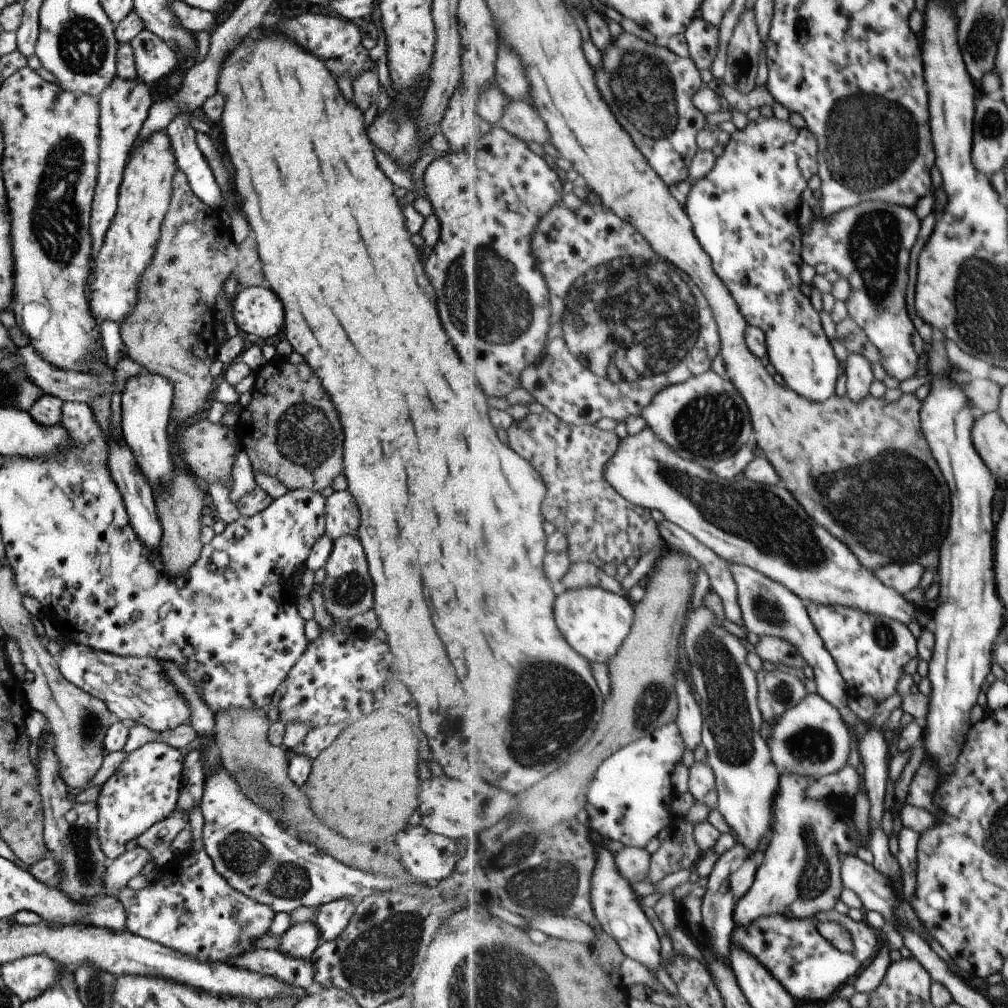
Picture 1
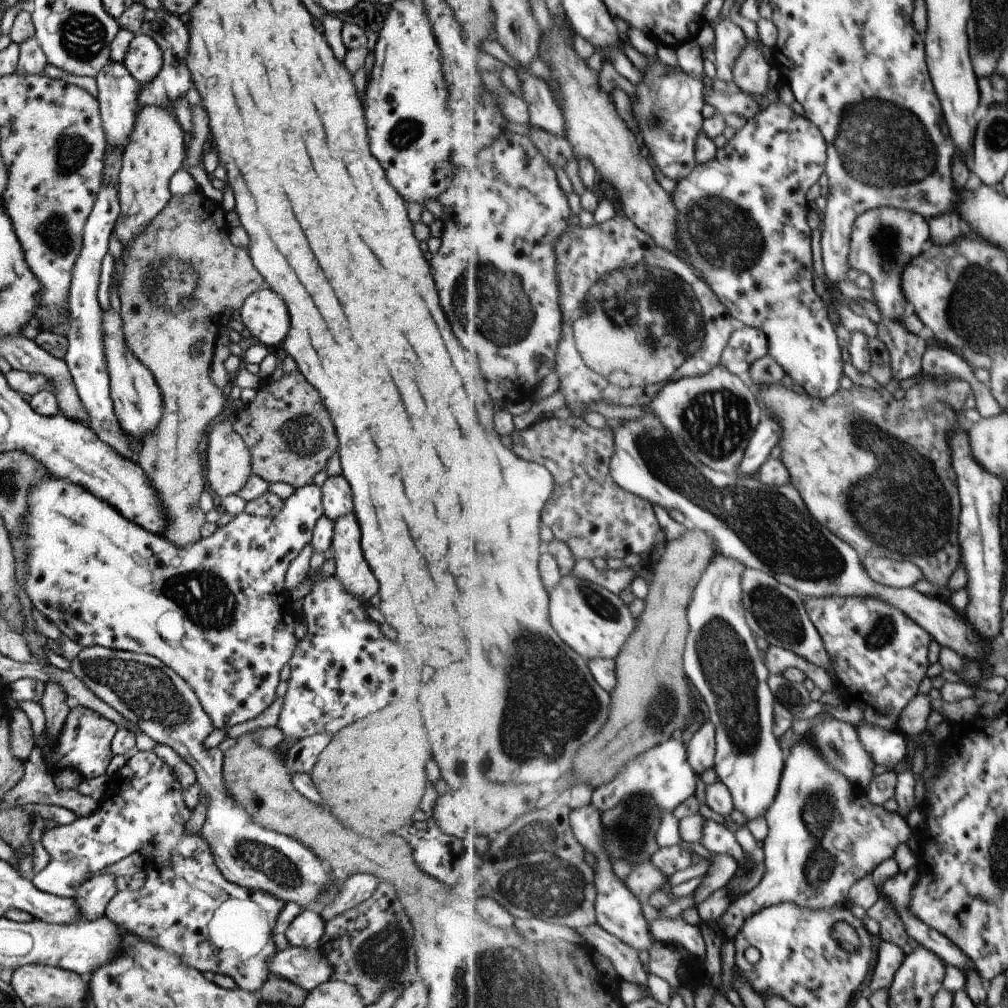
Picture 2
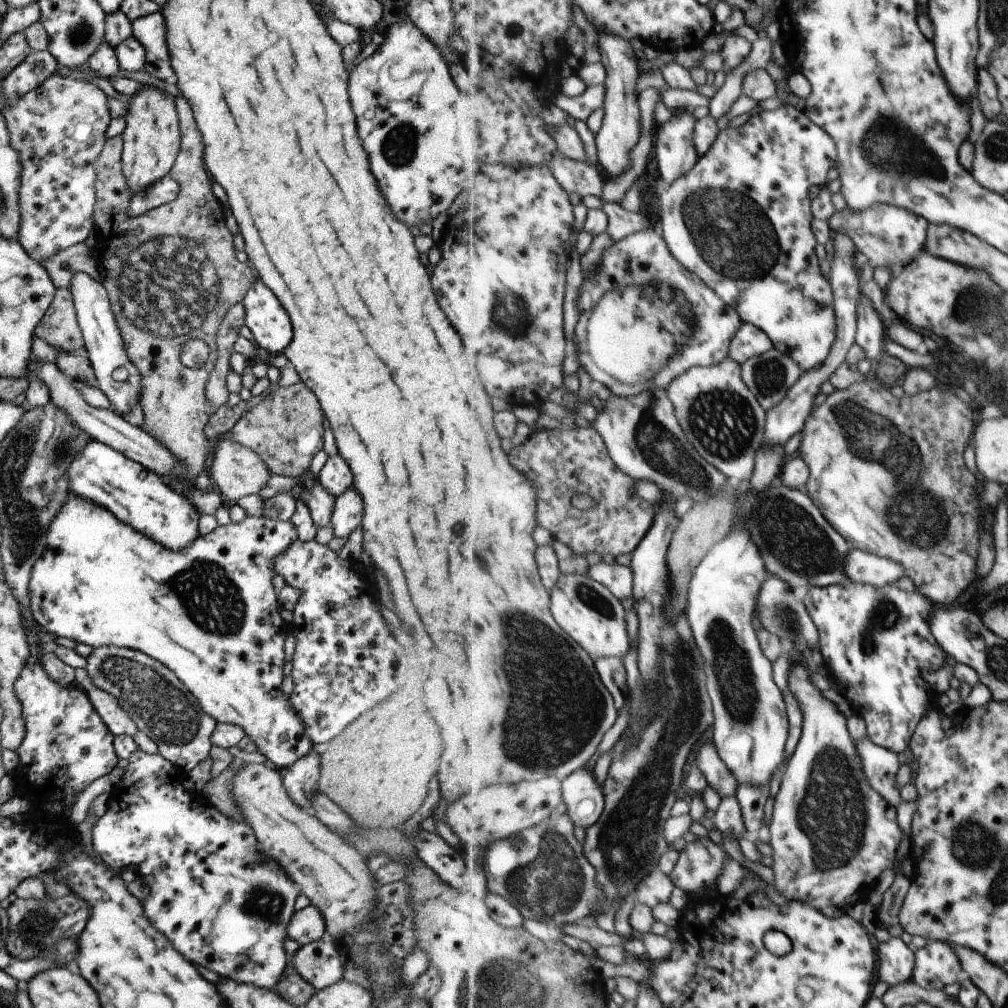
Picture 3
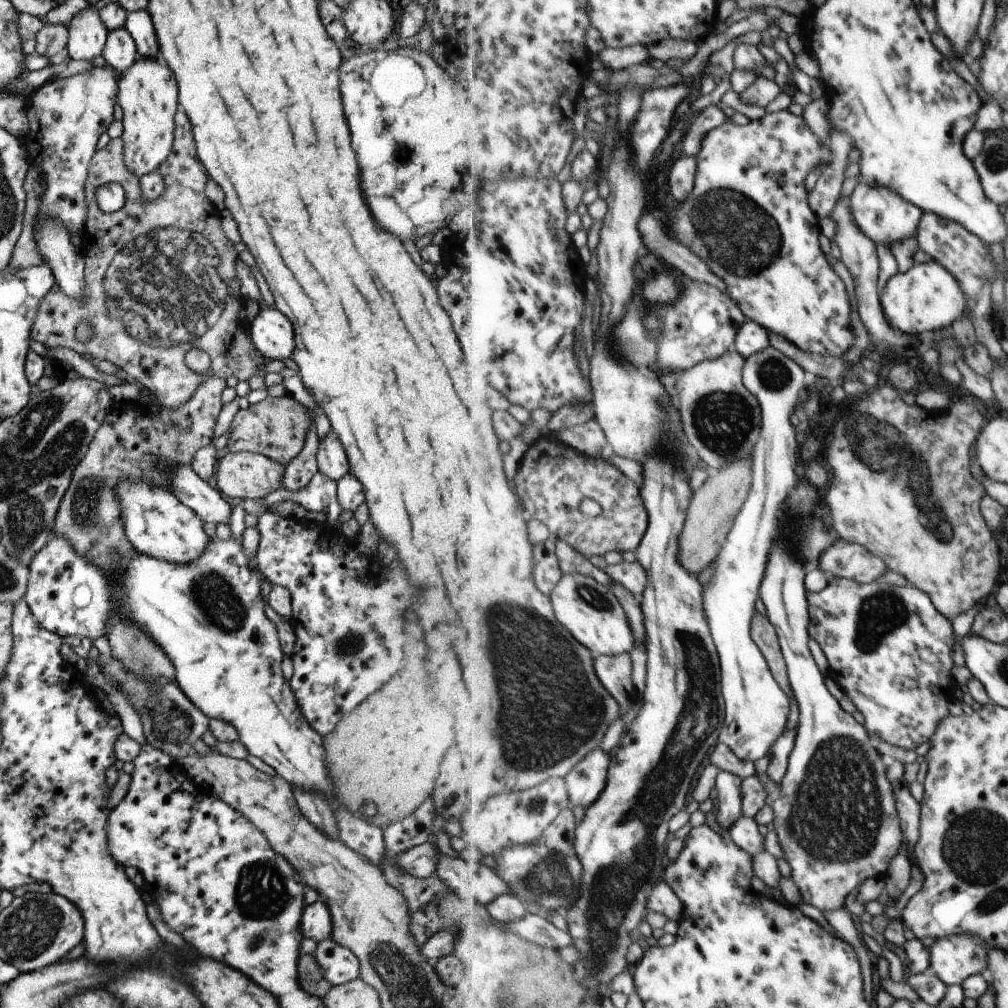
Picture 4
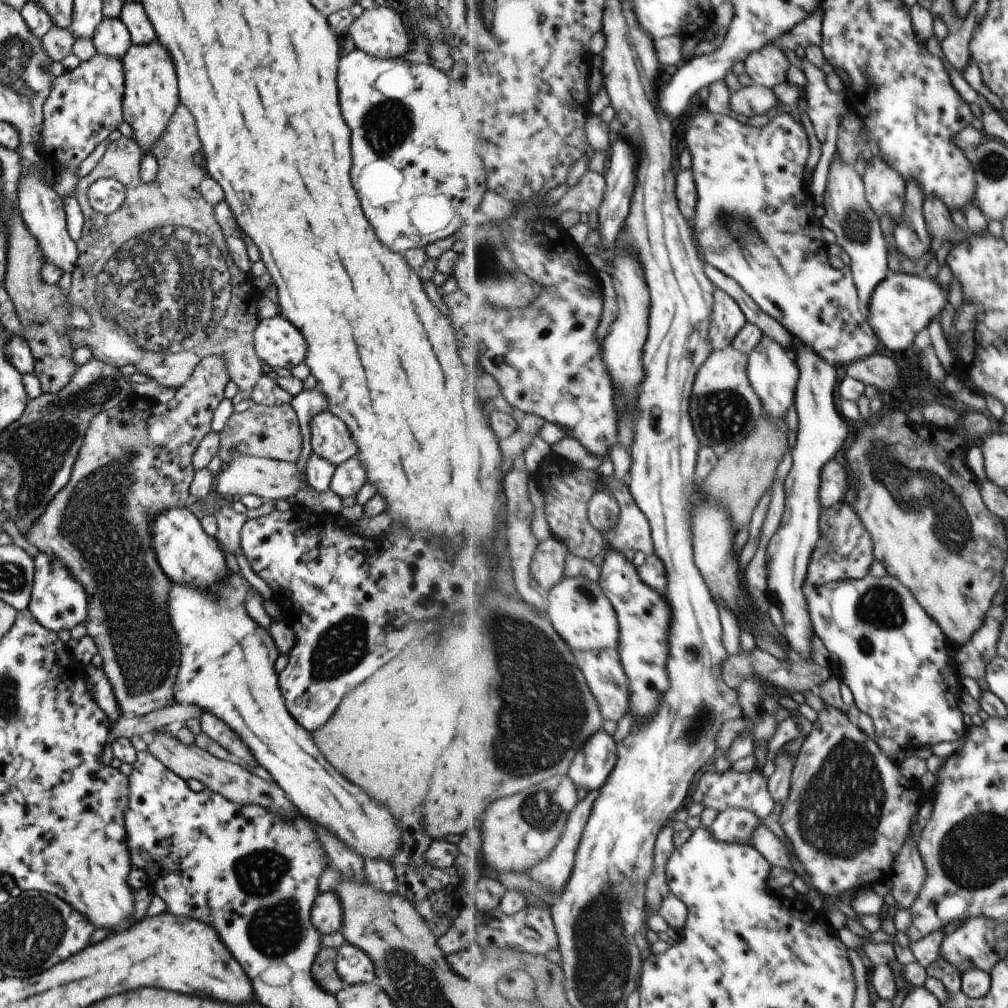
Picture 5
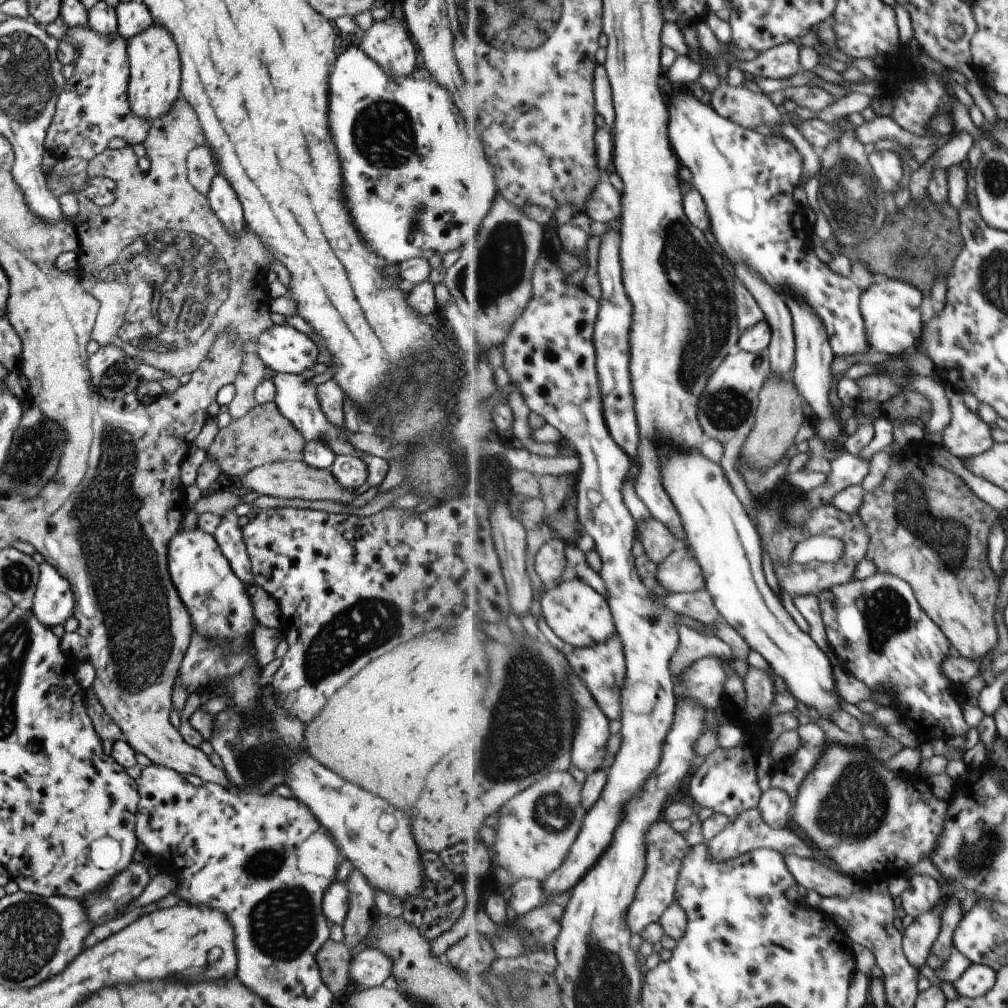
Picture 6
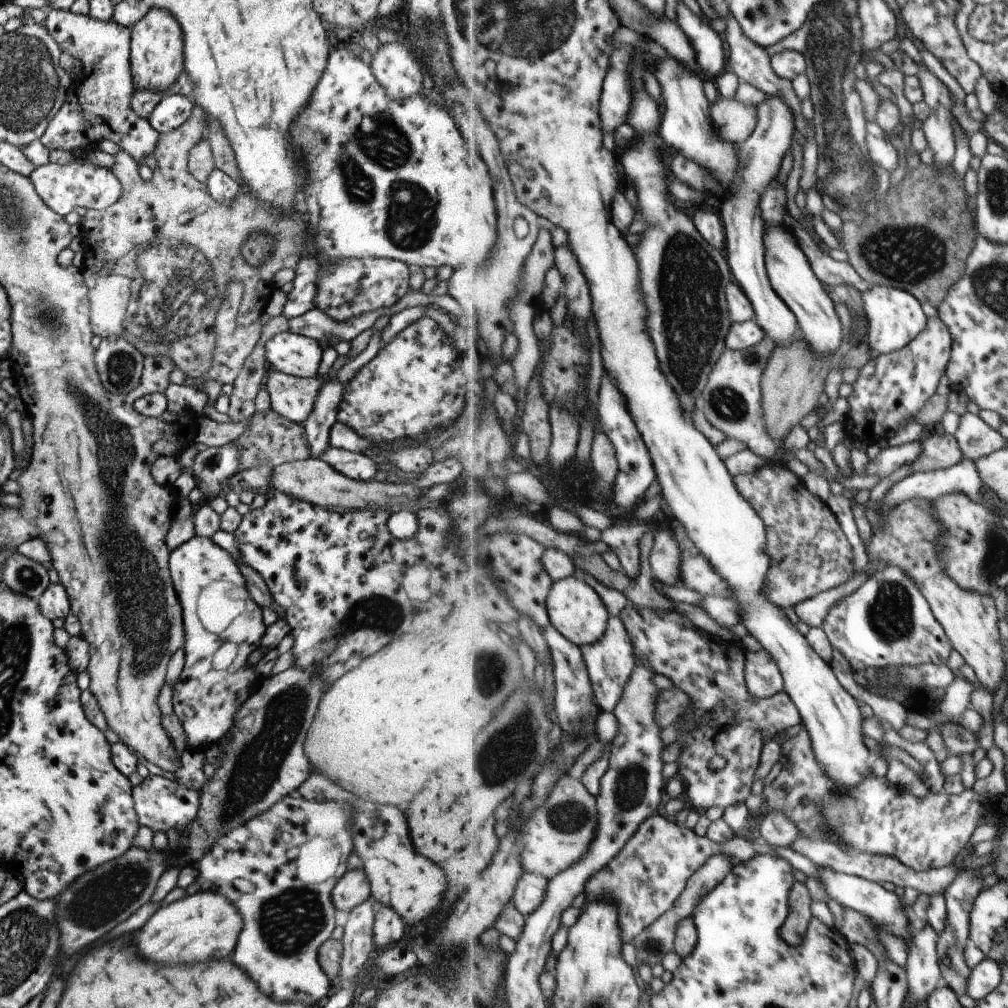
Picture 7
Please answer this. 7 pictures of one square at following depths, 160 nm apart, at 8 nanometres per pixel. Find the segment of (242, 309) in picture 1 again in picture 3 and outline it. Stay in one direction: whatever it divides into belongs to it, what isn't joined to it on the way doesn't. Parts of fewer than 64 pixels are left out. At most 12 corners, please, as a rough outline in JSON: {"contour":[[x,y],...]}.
{"contour":[[257,279],[241,304],[243,325],[269,355],[283,353],[291,326]]}

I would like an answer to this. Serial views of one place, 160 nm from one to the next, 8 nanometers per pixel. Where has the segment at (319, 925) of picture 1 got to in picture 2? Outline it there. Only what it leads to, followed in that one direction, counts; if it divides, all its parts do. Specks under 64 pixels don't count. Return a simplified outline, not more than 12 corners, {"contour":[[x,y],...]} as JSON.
{"contour":[[369,873],[343,880],[338,895],[319,913],[323,922],[365,900],[378,880]]}

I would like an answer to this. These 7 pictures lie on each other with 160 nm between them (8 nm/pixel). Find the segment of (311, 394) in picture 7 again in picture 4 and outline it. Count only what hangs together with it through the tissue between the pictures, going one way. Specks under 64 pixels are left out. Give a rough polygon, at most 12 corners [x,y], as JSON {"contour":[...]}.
{"contour":[[331,432],[318,439],[318,470],[336,482],[348,472],[345,452]]}

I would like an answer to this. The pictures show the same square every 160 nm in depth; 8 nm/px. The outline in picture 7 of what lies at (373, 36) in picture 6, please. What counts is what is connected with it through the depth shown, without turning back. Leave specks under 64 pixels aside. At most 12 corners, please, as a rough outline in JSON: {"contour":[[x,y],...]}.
{"contour":[[379,44],[369,67],[392,100],[423,93],[414,52]]}

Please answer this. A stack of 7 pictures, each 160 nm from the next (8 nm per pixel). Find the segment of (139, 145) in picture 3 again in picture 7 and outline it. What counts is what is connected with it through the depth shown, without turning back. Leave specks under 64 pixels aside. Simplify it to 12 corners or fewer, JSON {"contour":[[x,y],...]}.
{"contour":[[149,6],[130,29],[132,90],[163,94],[183,73],[181,28]]}

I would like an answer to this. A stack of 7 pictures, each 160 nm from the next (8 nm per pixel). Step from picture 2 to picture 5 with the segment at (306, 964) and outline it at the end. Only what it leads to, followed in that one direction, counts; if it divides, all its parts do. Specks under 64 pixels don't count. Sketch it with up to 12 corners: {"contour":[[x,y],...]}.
{"contour":[[343,944],[334,965],[346,985],[374,982],[374,964],[361,949]]}

